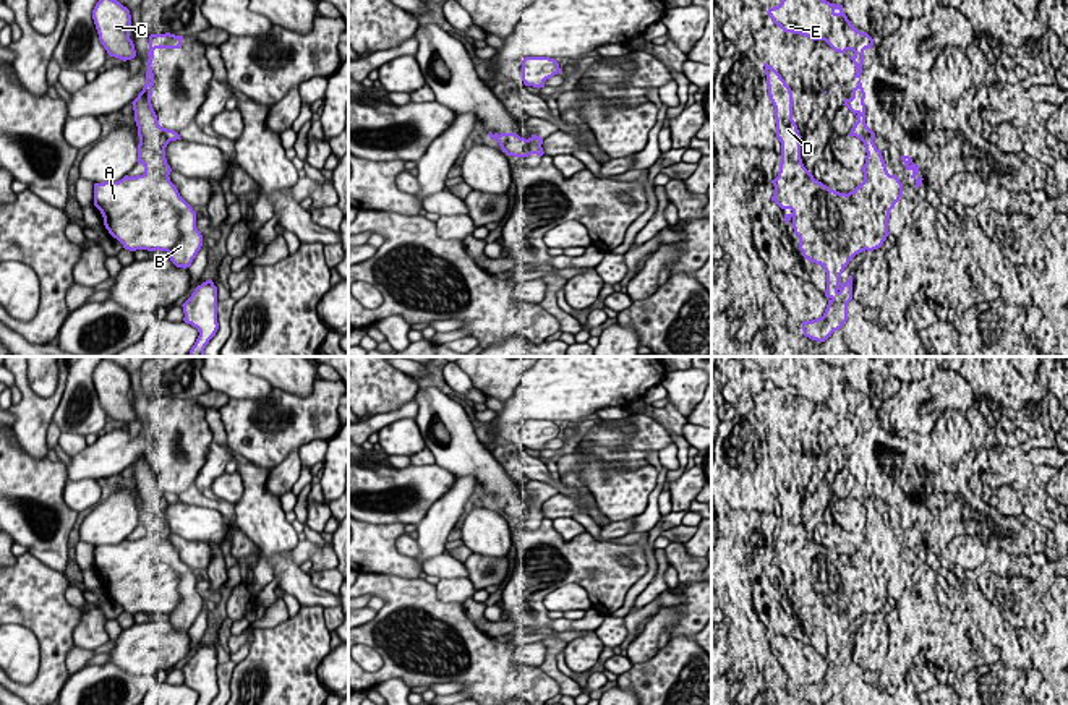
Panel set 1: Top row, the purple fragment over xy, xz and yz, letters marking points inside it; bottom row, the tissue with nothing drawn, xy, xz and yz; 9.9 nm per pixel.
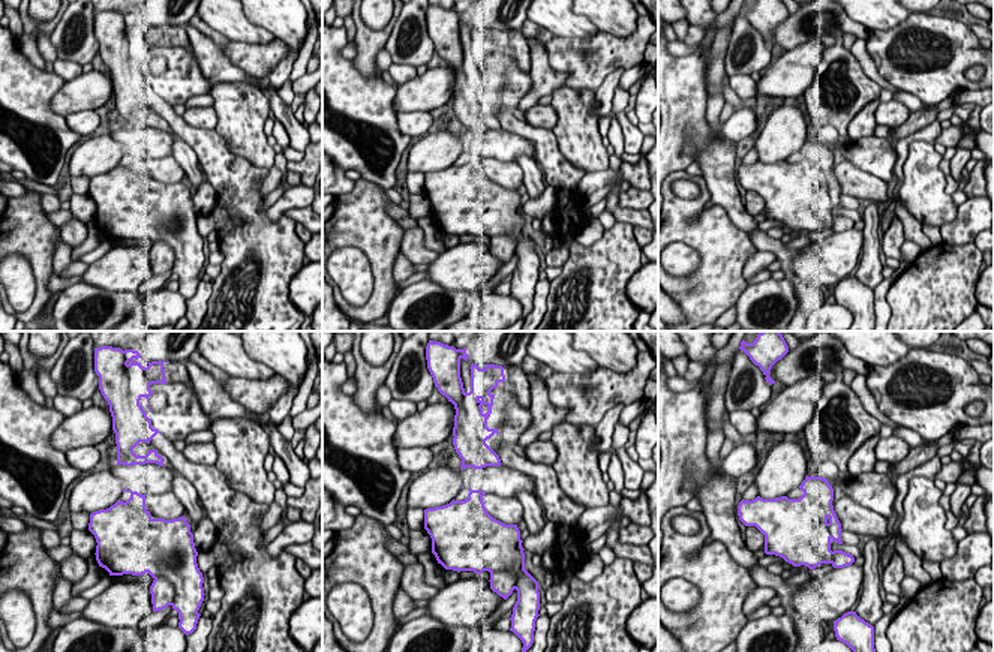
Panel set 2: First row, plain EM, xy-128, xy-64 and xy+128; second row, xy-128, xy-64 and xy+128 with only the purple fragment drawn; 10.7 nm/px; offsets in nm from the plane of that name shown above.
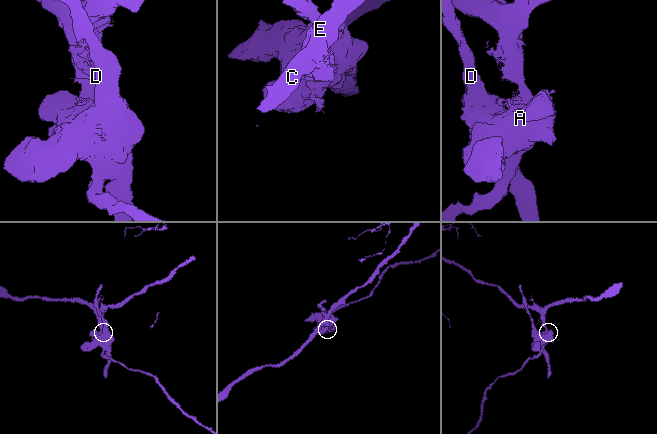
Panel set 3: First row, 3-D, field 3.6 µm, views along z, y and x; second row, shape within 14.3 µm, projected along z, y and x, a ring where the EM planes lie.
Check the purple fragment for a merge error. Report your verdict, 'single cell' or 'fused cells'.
single cell

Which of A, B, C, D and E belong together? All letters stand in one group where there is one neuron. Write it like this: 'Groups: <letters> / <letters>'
Groups: A B C D E

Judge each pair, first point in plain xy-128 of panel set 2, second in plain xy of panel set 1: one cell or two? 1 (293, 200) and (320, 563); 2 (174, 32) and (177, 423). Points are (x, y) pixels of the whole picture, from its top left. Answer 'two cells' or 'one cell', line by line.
1: two cells
2: one cell

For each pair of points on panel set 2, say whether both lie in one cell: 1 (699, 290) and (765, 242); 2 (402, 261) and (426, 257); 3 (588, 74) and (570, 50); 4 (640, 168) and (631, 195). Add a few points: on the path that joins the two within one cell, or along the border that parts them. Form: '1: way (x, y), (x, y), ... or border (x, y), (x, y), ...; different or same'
1: border (748, 236), (757, 249); different
2: border (401, 249), (414, 264); different
3: way (586, 68), (576, 56); same
4: border (630, 186), (642, 191); different

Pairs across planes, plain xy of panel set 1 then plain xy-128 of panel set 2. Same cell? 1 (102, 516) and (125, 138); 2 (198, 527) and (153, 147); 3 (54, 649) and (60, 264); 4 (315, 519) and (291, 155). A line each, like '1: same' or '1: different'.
1: different
2: same
3: different
4: different

